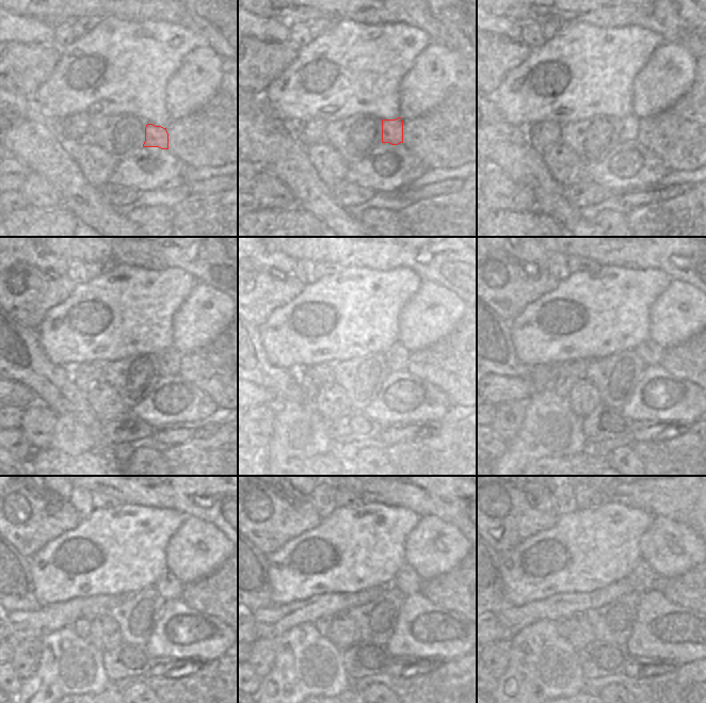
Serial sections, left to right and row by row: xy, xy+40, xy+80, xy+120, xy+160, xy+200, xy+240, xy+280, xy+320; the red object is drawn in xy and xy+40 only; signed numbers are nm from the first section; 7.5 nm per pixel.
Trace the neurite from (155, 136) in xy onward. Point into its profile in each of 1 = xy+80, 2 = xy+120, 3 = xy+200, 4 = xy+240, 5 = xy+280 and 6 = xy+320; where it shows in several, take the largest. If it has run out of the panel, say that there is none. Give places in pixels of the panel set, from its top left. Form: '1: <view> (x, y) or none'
1: xy+80 (628, 127)
2: xy+120 (169, 360)
3: xy+200 (651, 352)
4: xy+240 (169, 586)
5: xy+280 (407, 581)
6: xy+320 (645, 576)

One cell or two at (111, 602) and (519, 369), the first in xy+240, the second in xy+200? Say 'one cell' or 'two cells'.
two cells

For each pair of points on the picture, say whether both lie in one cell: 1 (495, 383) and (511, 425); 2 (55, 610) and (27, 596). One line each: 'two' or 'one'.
1: two
2: two

